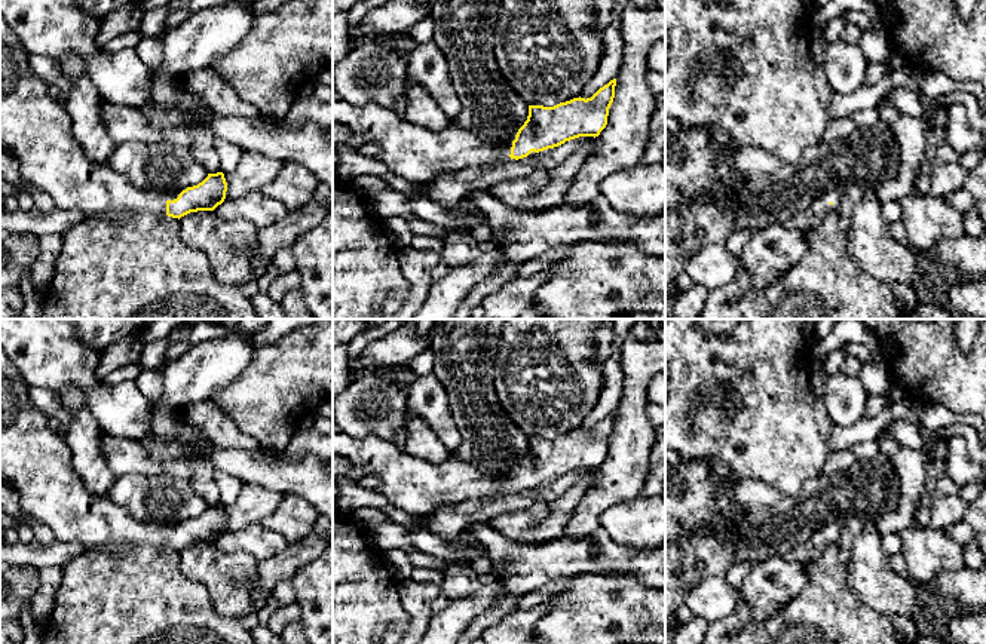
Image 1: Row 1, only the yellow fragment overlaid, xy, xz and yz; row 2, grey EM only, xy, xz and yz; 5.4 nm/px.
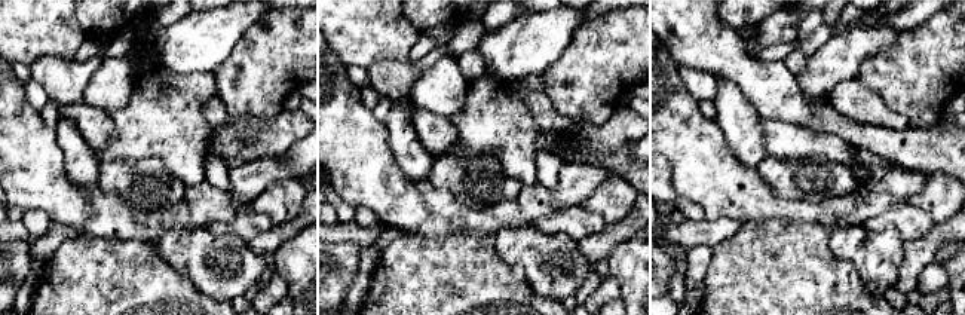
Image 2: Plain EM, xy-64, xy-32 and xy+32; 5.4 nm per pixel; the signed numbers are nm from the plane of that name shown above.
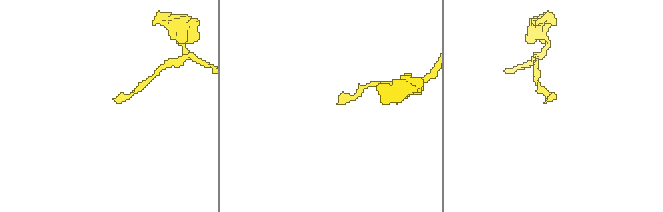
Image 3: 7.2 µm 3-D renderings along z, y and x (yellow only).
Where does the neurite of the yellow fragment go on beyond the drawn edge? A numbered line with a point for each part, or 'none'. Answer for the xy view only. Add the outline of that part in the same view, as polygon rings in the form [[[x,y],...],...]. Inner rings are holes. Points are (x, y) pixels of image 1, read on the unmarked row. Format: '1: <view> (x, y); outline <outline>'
1: xy (36, 462); outline [[[0,355],[0,482],[7,482],[15,488],[21,512],[37,522],[49,525],[58,542],[79,542],[86,551],[107,548],[117,552],[126,545],[166,548],[166,534],[177,531],[186,521],[174,524],[143,522],[113,503],[108,496],[94,494],[76,472],[67,442],[49,429],[48,418],[33,404],[28,389],[13,364]]]

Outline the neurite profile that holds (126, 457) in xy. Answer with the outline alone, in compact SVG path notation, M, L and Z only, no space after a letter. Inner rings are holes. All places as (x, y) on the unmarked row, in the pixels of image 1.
M104 433L102 451L116 476L171 475L186 481L192 478L192 464L186 459L160 463L151 459L140 442L132 439Z

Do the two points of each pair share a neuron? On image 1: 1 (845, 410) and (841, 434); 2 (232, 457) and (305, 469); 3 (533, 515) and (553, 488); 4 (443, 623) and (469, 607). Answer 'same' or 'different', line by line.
1: different
2: same
3: different
4: same

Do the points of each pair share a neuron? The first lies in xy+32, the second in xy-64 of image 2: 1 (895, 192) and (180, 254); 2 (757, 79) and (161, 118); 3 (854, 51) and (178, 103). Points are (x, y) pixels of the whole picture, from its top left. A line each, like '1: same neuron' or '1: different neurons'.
1: different neurons
2: different neurons
3: different neurons

